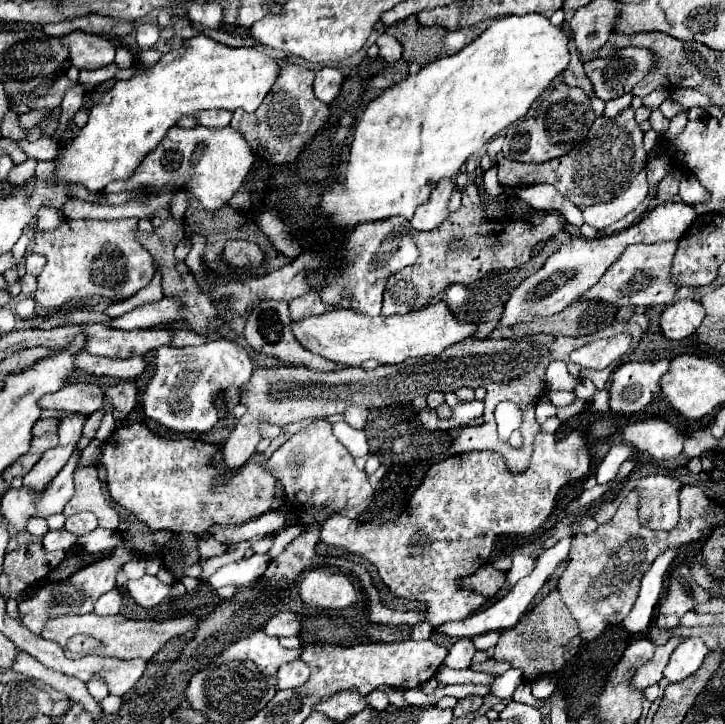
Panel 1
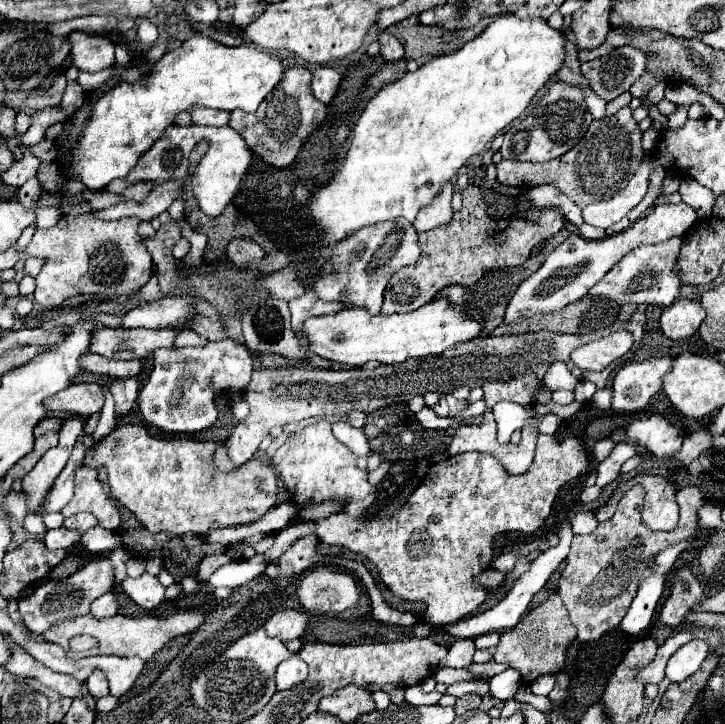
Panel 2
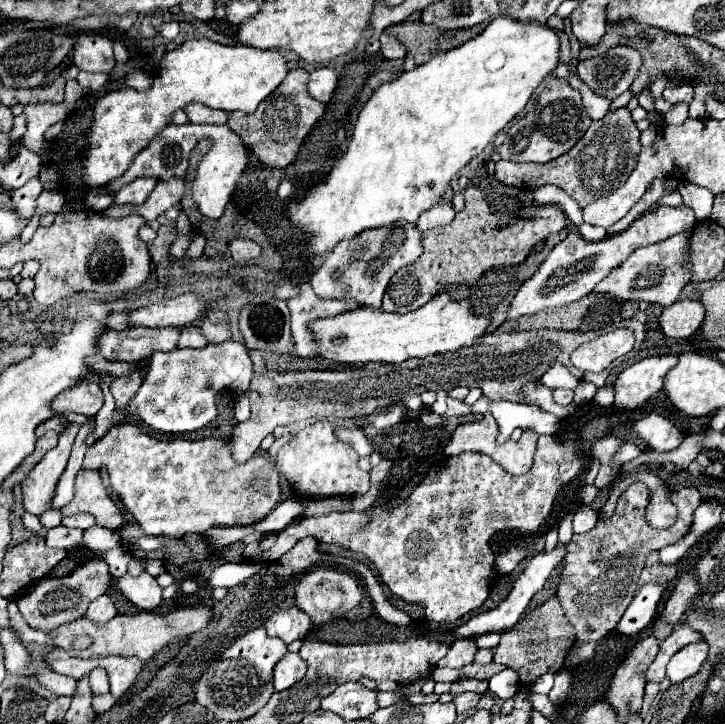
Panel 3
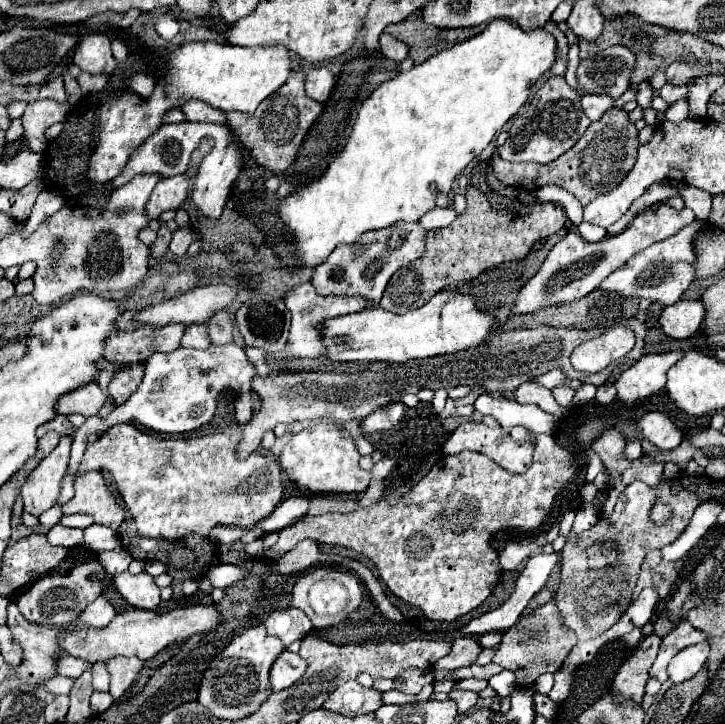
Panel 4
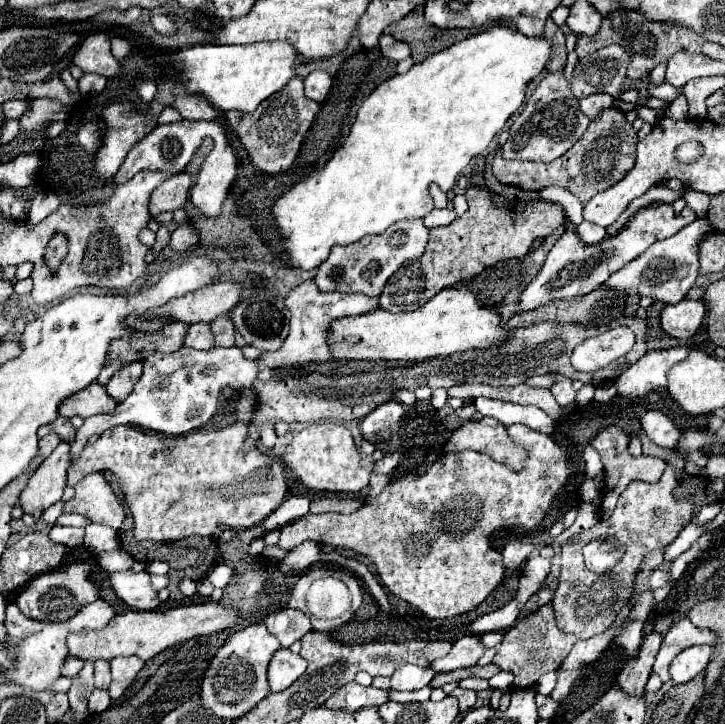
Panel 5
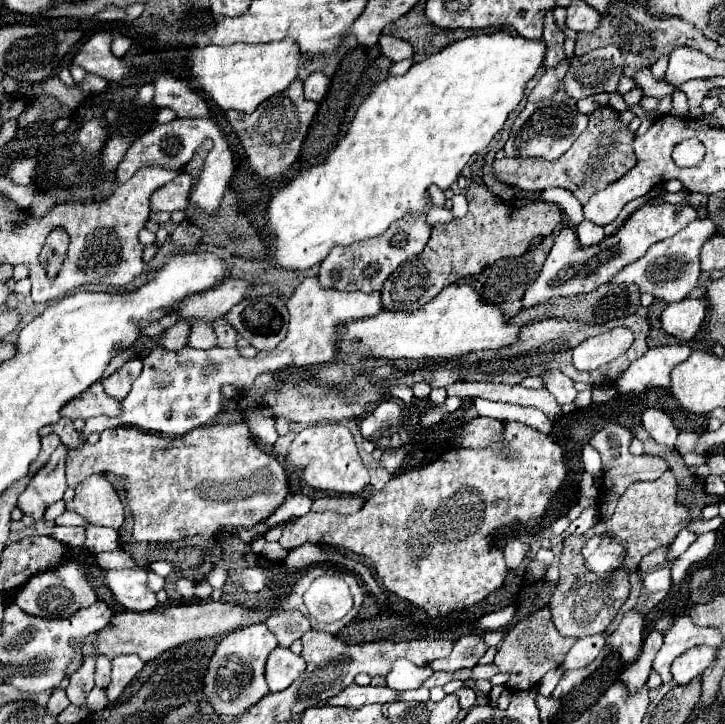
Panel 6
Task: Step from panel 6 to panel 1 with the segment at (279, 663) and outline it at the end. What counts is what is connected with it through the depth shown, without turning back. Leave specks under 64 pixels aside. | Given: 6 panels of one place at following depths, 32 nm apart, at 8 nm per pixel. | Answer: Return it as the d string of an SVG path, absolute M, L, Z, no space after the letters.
M292 660L280 666L278 670L278 690L286 690L286 688L296 688L300 684L304 684L310 676L310 670L306 666L306 662L302 660Z

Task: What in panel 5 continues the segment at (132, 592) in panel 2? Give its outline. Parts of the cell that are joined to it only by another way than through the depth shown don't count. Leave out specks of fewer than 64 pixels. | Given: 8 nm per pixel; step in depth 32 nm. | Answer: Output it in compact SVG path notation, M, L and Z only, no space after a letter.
M146 570L110 572L108 582L116 596L132 610L154 610L158 606L158 592L152 590L150 574Z

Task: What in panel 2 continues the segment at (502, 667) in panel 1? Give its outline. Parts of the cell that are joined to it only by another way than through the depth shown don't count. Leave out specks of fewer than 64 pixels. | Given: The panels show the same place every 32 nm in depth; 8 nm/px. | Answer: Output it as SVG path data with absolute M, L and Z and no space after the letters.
M486 662L486 664L470 664L466 670L474 676L482 676L482 678L492 678L496 674L500 674L502 670L506 670L506 664L498 664L498 662Z

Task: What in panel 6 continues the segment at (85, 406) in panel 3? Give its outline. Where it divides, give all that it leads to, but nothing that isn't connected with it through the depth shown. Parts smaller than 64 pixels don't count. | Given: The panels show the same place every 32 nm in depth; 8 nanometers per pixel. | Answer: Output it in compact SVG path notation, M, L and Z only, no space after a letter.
M92 384L92 388L88 388L88 392L84 392L84 396L72 400L72 404L68 404L68 408L64 408L62 416L76 420L88 420L94 416L110 416L116 418L122 414L122 402L110 398L104 390L102 384Z

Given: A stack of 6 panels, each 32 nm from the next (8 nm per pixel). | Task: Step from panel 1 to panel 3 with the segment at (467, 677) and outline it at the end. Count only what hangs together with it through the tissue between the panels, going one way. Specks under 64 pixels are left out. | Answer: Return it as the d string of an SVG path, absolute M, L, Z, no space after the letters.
M436 668L432 672L432 678L436 682L456 682L460 678L460 670L450 670L450 668Z

